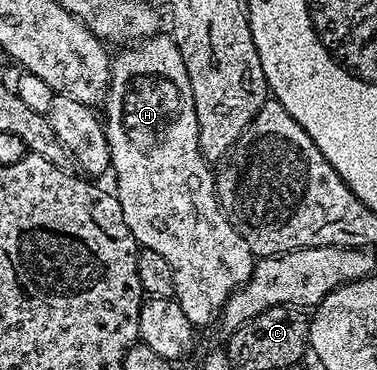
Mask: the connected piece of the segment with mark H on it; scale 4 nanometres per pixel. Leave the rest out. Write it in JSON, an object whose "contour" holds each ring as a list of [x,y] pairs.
{"contour":[[[163,36],[145,37],[134,47],[120,48],[123,50],[119,54],[117,52],[114,54],[111,62],[111,82],[107,85],[105,100],[101,105],[102,112],[105,114],[103,130],[111,148],[110,172],[115,173],[116,181],[115,185],[113,184],[113,192],[121,203],[121,215],[125,215],[125,223],[129,223],[129,231],[133,231],[135,240],[139,242],[140,246],[149,251],[157,251],[157,255],[161,255],[169,262],[169,267],[173,267],[174,300],[179,302],[181,311],[185,311],[185,319],[189,319],[191,326],[200,327],[199,325],[207,325],[214,317],[216,320],[222,314],[223,305],[227,302],[230,293],[234,293],[251,277],[256,258],[249,251],[245,239],[241,239],[241,235],[231,226],[219,205],[219,197],[215,193],[215,173],[199,149],[197,111],[193,107],[193,87],[189,87],[189,71],[185,71],[185,59],[181,59],[181,51],[177,47],[174,36]]]}

